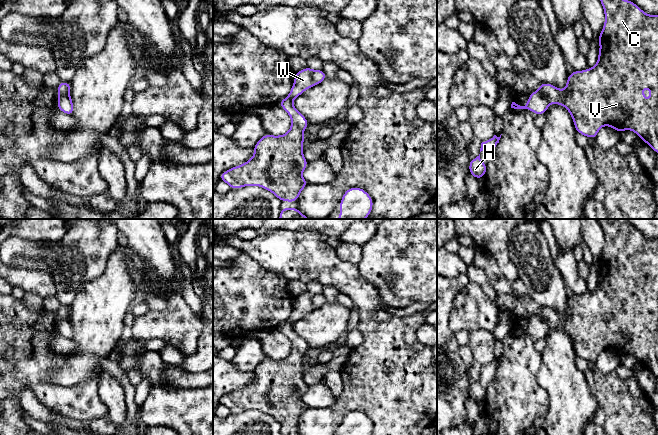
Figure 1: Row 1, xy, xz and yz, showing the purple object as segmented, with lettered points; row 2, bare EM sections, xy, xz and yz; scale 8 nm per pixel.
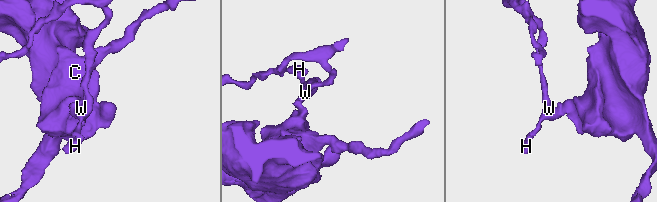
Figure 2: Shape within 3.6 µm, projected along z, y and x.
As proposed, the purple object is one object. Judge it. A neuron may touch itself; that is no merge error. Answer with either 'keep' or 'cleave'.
cleave

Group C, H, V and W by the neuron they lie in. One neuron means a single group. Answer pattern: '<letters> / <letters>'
C V / H W

